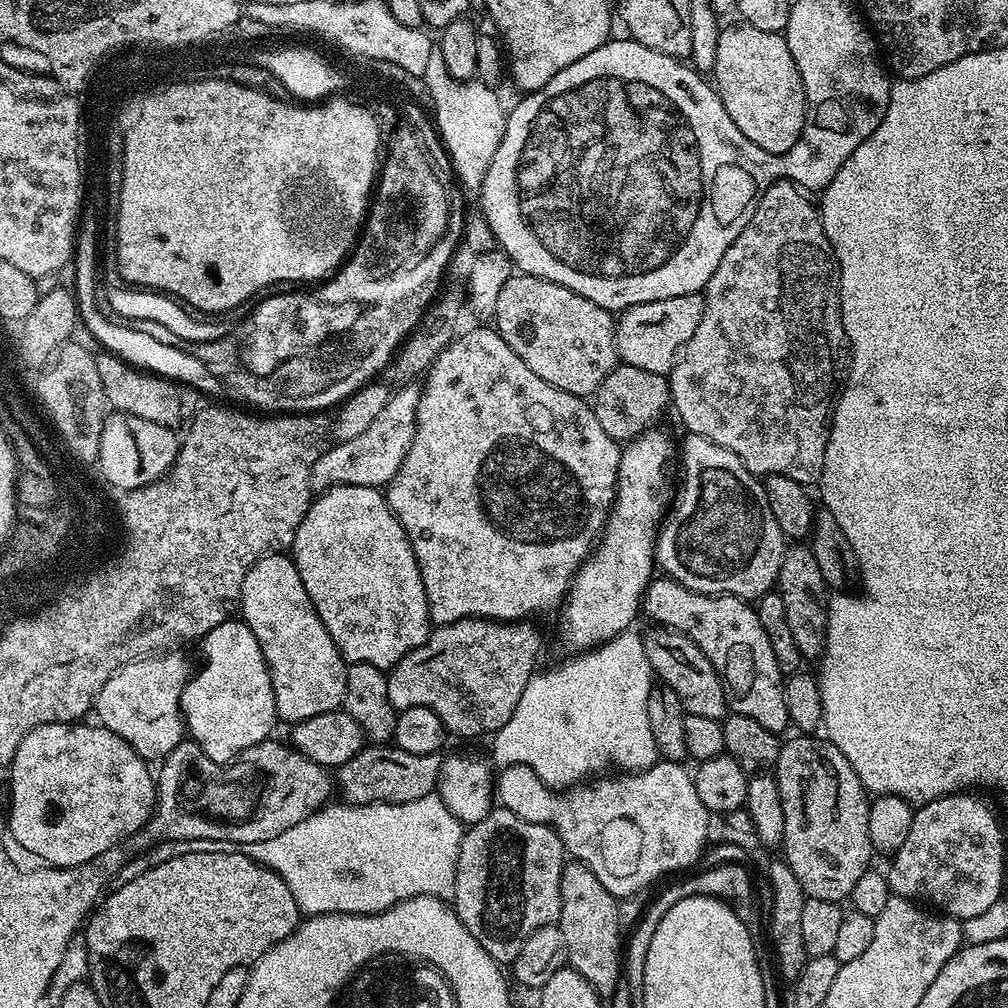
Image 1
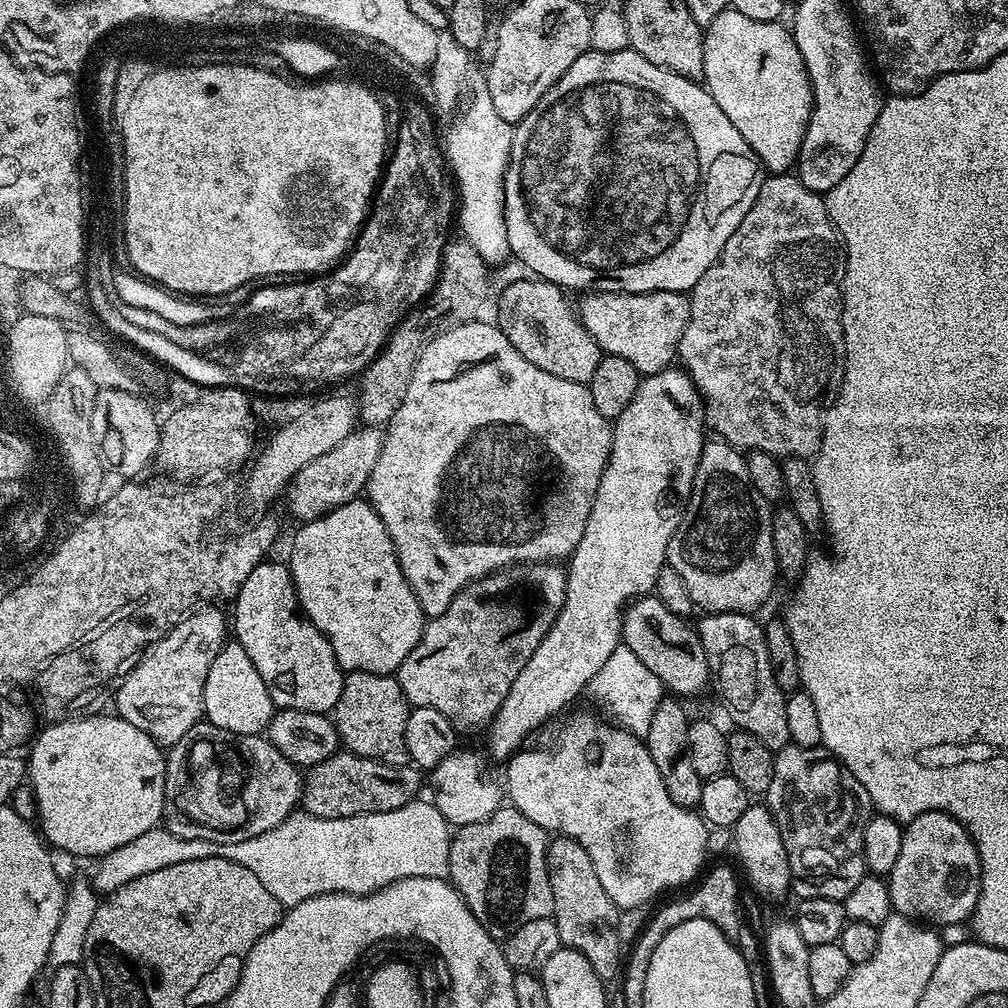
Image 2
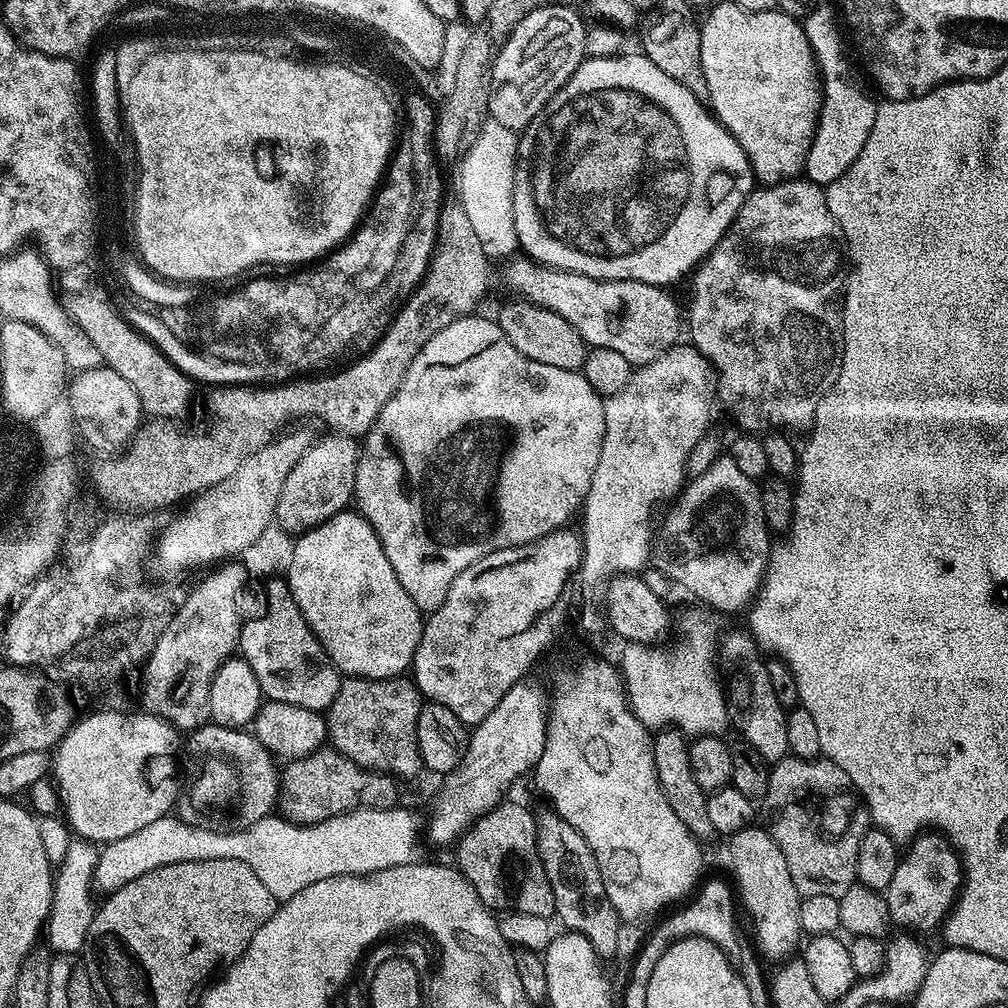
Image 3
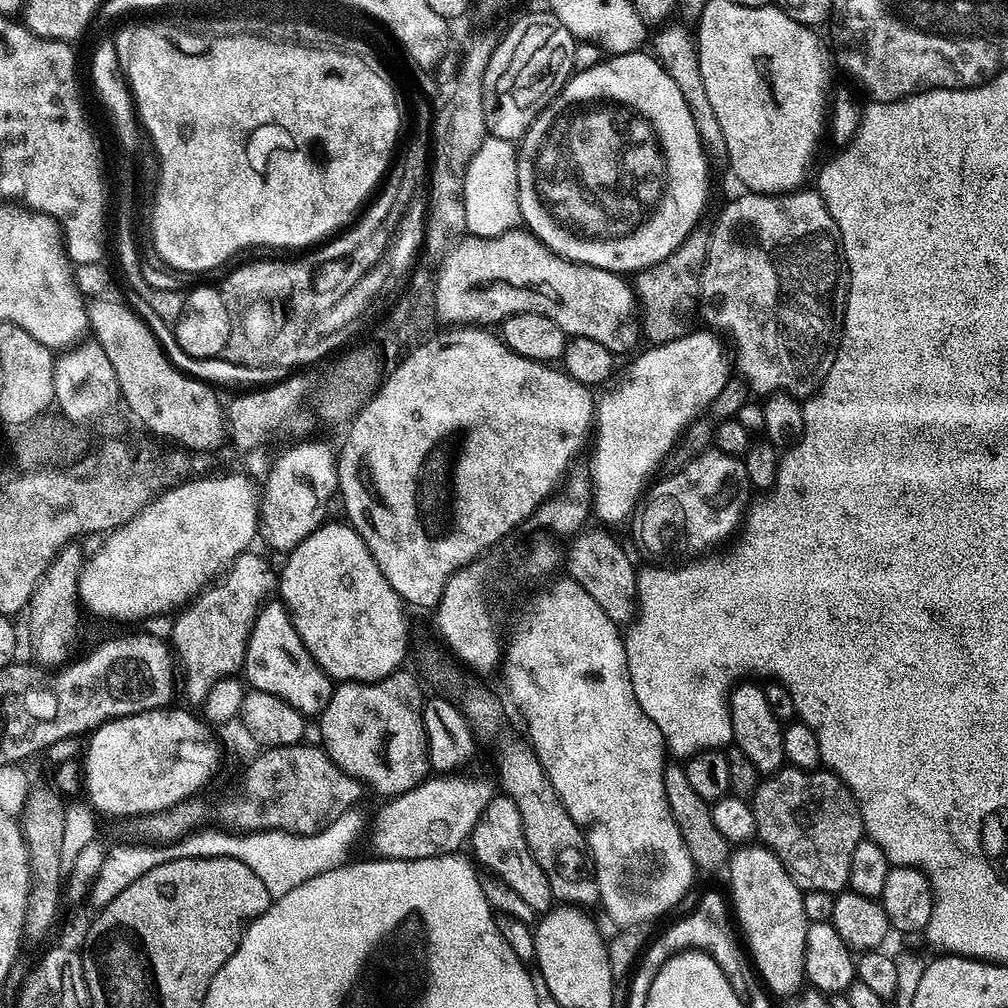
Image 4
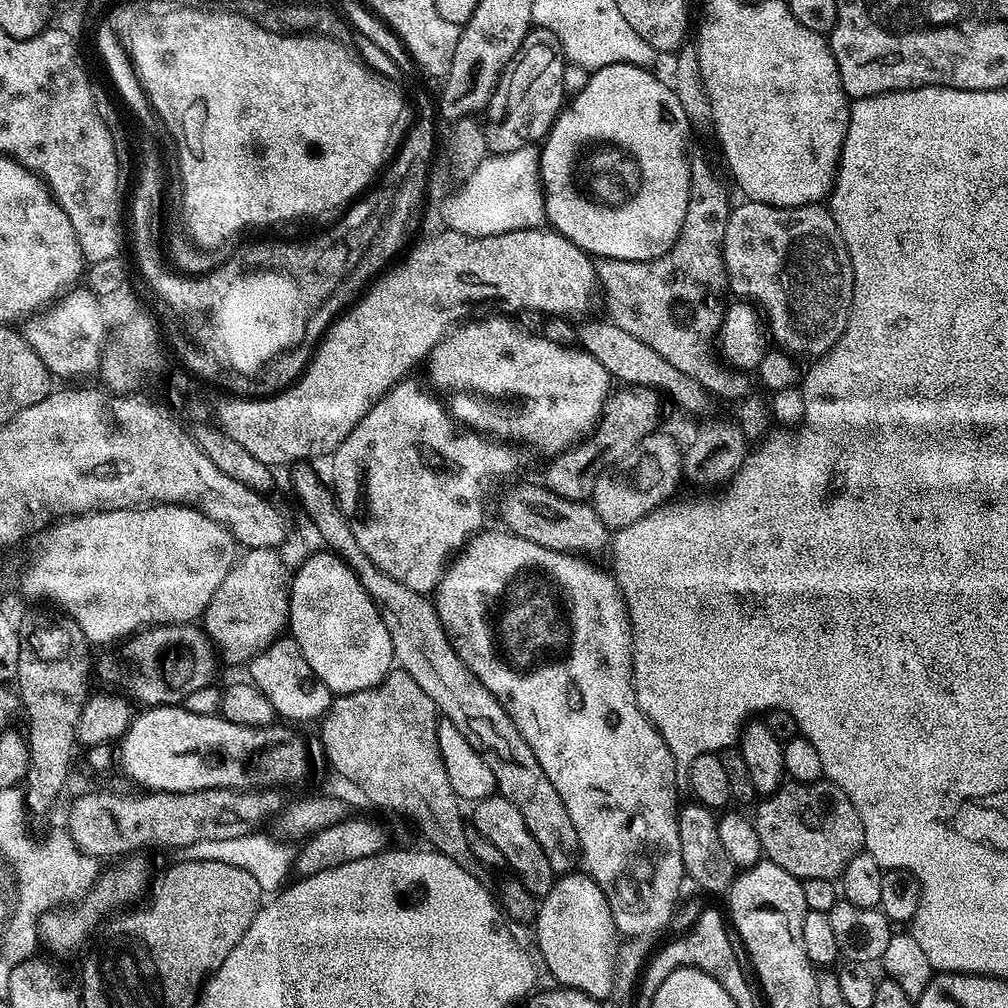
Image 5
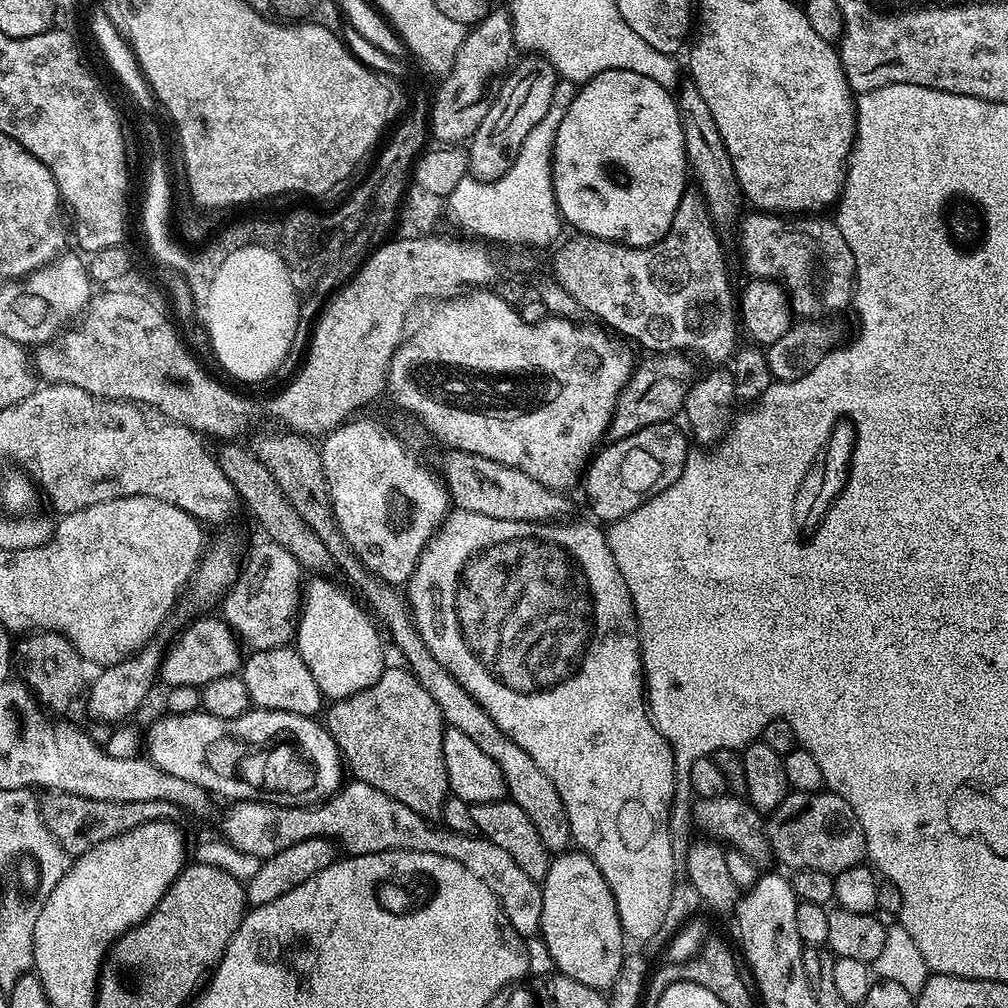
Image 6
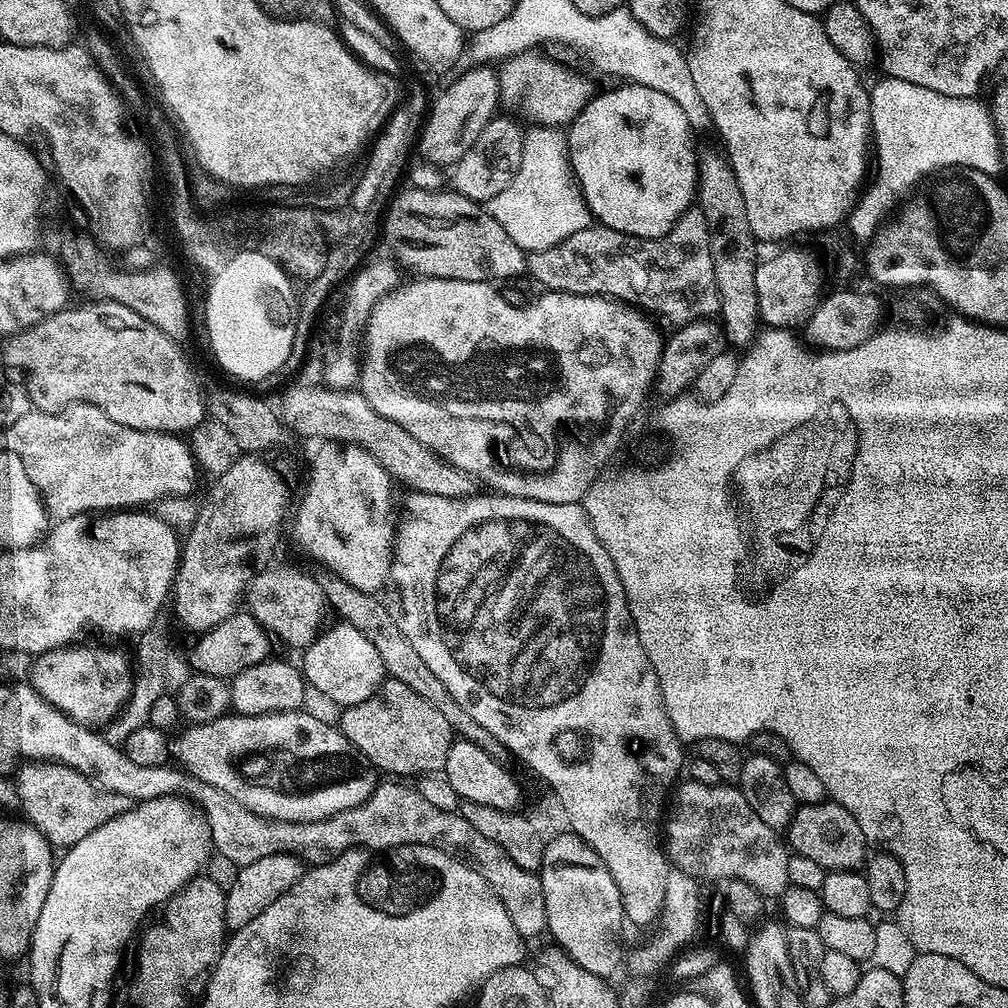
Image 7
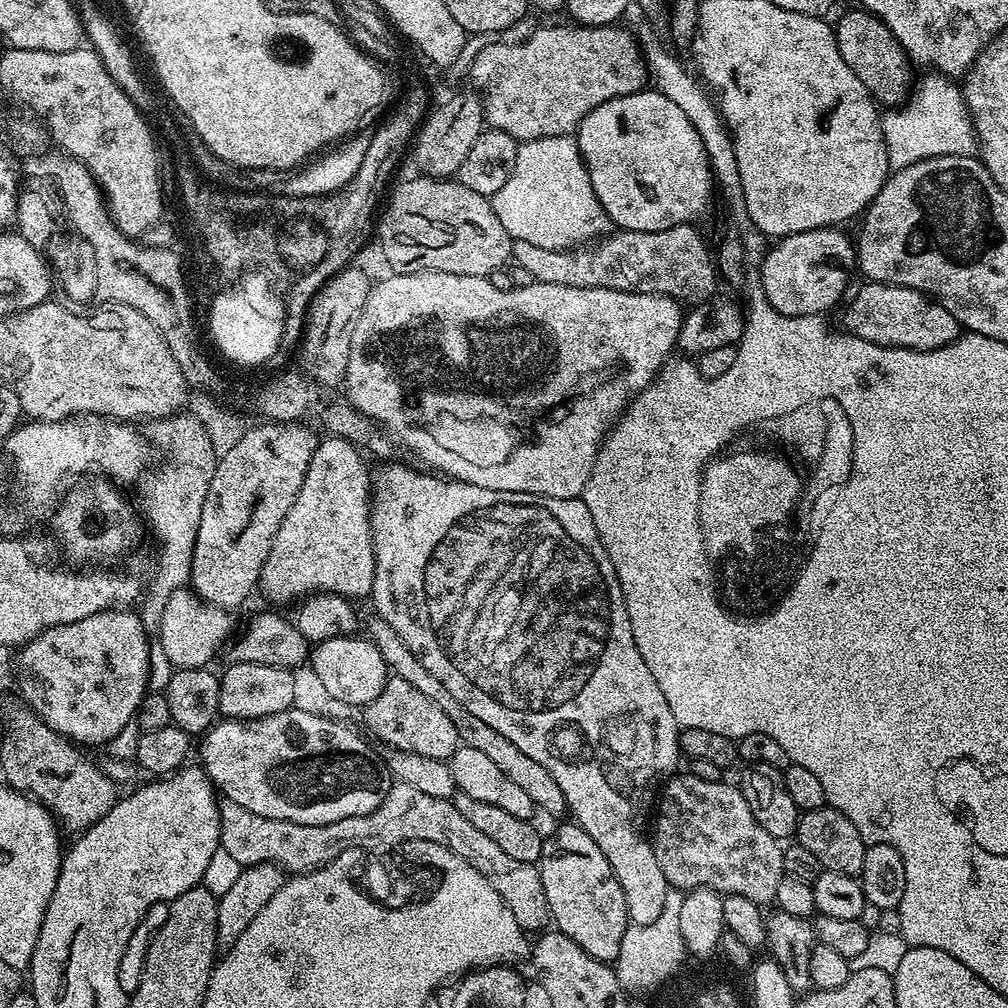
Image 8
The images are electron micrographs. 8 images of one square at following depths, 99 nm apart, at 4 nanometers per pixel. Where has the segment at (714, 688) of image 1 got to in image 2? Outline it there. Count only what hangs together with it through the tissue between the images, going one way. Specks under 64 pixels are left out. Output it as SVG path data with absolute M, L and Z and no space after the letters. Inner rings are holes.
M656 594L641 596L624 609L624 621L620 631L623 647L638 654L642 666L650 670L664 683L669 693L680 696L696 696L710 684L710 662L704 653L699 631L692 628L680 616L675 616Z

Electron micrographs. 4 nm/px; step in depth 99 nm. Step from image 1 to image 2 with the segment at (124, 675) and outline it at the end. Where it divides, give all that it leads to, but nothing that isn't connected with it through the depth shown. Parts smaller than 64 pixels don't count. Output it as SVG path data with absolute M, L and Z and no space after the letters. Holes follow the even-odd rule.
M201 606L189 611L180 624L174 625L127 669L128 677L116 692L115 715L150 734L161 746L171 746L184 739L204 716L206 674L224 649L224 635L230 632L229 621L227 624L216 608L219 607Z

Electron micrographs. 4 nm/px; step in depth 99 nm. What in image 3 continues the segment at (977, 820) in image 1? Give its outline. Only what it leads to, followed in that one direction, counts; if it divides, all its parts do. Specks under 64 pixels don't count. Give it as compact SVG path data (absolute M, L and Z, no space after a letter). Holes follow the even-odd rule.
M921 834L907 848L901 855L898 870L894 870L894 878L890 878L890 886L882 895L893 925L912 934L921 934L943 925L956 901L962 869L956 849L939 834Z

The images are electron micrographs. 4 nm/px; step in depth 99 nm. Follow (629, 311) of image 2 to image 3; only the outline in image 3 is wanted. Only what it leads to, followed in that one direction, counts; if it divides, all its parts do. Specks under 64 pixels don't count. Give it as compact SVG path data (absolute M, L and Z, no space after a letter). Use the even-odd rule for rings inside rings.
M531 258L523 259L516 264L516 292L520 295L517 297L566 318L585 345L614 350L631 365L639 366L657 360L679 341L676 339L680 332L682 336L682 310L668 293L671 291L661 285L637 280L599 280L537 264Z

